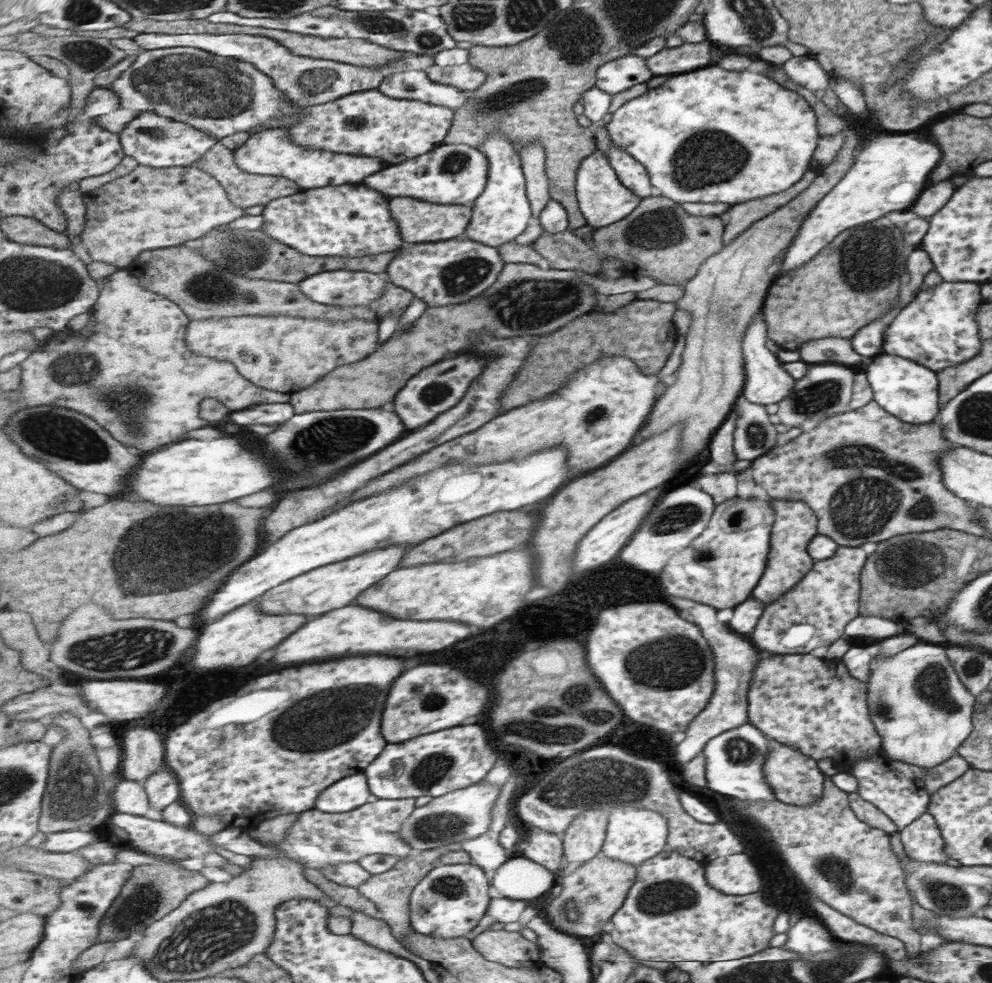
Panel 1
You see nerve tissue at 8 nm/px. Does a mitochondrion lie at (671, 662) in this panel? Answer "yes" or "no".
yes

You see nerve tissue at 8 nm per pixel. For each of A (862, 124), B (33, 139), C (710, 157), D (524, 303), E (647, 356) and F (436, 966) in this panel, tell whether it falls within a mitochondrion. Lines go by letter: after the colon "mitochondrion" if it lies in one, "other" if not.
A: other
B: other
C: mitochondrion
D: mitochondrion
E: other
F: other

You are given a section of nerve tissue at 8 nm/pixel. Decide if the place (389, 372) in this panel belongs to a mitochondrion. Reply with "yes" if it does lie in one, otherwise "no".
yes

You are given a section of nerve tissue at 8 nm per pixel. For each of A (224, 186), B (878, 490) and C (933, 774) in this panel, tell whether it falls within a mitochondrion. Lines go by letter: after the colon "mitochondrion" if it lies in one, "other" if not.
A: other
B: mitochondrion
C: other

